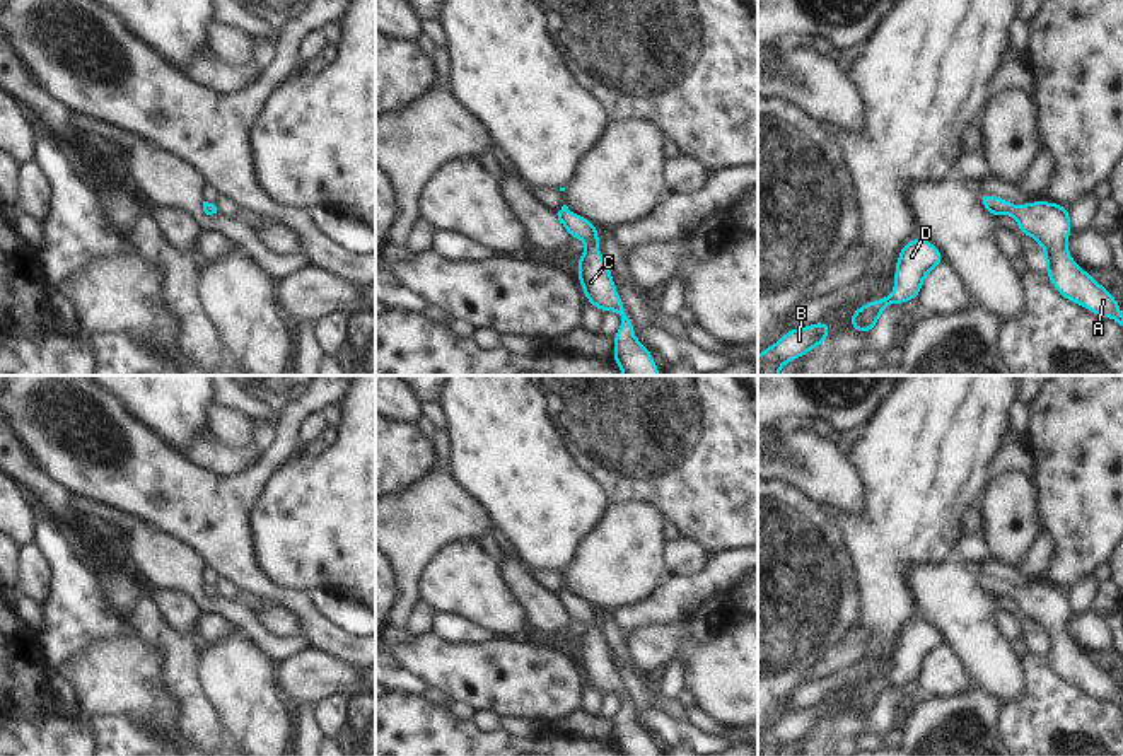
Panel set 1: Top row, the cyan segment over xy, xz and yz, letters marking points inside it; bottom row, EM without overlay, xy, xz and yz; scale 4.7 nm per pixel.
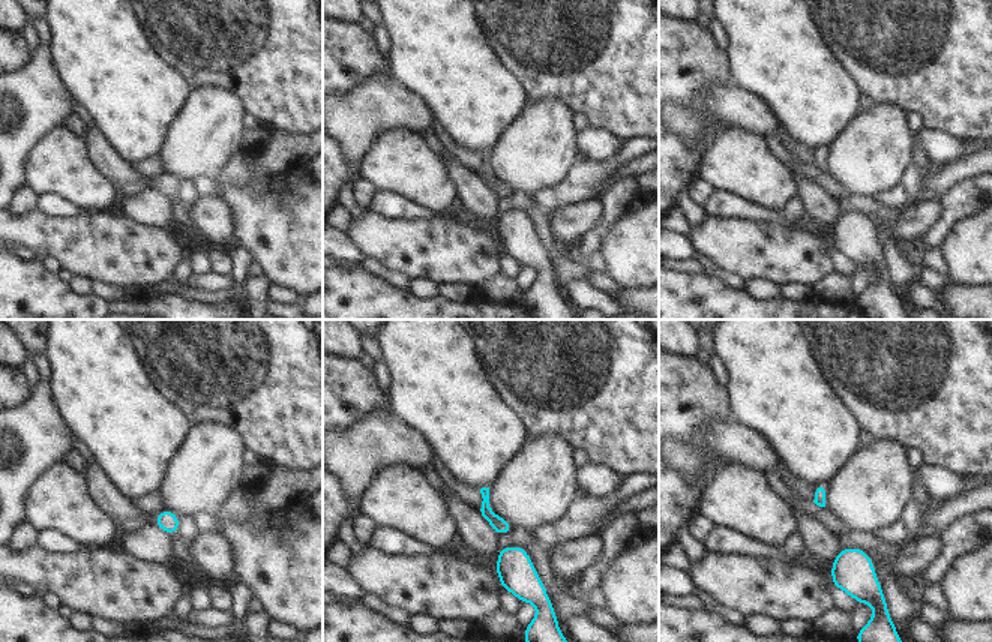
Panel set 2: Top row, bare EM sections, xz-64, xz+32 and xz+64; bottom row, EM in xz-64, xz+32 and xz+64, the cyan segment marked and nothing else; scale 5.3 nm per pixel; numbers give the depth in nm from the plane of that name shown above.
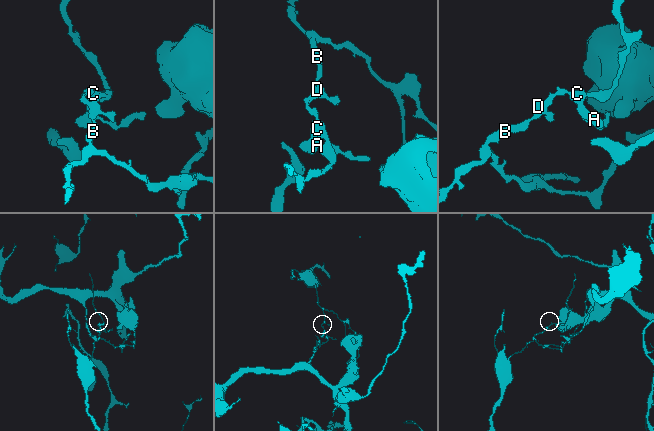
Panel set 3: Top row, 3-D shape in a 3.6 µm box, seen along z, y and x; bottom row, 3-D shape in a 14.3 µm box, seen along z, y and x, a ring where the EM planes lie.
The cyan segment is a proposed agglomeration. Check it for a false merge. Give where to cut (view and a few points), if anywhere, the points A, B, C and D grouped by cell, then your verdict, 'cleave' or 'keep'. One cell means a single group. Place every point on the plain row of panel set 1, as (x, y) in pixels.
cut none; groups A B C D; keep

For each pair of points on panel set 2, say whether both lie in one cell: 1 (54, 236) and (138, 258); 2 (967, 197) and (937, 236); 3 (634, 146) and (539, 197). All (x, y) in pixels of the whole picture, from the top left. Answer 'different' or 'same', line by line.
1: same
2: same
3: same

